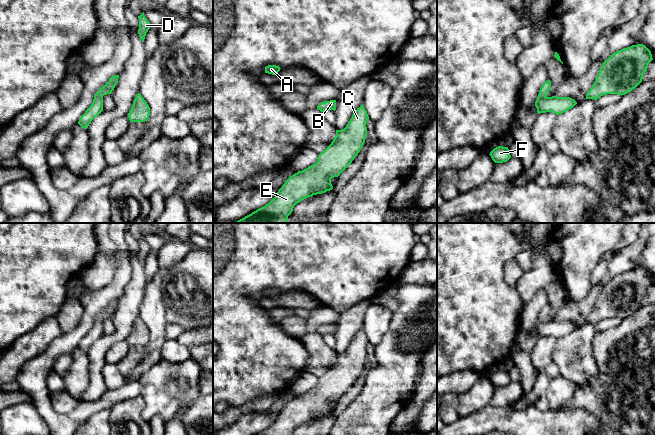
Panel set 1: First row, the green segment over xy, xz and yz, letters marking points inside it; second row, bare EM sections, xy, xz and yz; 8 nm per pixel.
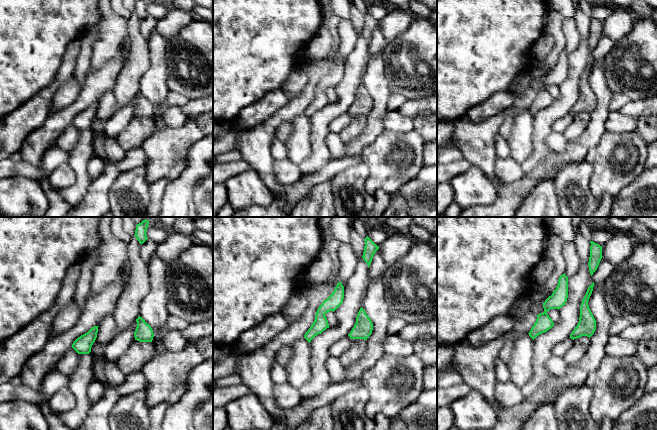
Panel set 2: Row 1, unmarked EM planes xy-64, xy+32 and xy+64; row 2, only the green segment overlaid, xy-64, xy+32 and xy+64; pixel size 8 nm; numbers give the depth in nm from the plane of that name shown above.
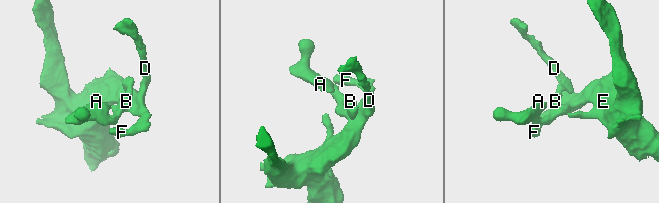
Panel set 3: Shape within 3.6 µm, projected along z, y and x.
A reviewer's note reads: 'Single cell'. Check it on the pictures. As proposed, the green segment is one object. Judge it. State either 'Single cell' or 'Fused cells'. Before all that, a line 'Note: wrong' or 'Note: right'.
Note: right
Single cell

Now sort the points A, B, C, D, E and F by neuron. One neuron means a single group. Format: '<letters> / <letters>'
A B C D E F

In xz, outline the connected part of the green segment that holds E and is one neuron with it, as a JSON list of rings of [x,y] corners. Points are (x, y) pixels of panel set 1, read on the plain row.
[[[362,328],[354,336],[346,351],[336,354],[336,360],[331,368],[319,378],[318,385],[290,400],[278,414],[276,420],[268,428],[256,435],[293,435],[294,430],[302,424],[332,414],[331,403],[338,401],[352,387],[364,369],[368,344],[369,340]]]

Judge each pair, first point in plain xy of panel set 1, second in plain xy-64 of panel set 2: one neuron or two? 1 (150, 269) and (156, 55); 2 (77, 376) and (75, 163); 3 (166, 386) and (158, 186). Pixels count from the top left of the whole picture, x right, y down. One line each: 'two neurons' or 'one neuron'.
1: two neurons
2: one neuron
3: two neurons

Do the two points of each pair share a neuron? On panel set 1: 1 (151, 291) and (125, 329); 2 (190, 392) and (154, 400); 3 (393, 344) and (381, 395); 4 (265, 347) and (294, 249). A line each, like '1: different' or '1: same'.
1: different
2: same
3: same
4: same

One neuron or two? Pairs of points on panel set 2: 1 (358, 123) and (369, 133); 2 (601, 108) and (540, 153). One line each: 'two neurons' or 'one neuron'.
1: two neurons
2: two neurons

